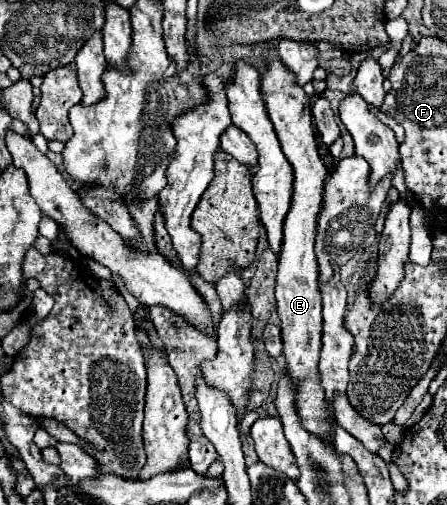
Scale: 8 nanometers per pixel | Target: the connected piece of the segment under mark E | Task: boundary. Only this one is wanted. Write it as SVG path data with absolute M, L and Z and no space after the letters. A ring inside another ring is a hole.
M269 50L265 54L265 72L261 74L261 96L269 118L275 126L277 138L281 142L283 154L291 162L295 170L295 194L291 210L285 218L283 228L283 246L279 256L279 274L277 274L277 312L281 318L281 338L283 338L283 354L285 354L285 368L295 384L295 408L301 420L301 426L321 438L325 444L331 444L331 422L333 414L327 408L325 392L321 388L319 378L319 352L321 352L321 292L317 286L319 266L313 252L315 234L317 234L317 214L321 212L323 202L323 182L327 170L317 152L315 130L311 122L311 98L305 90L295 82L295 74L281 62L277 50Z

